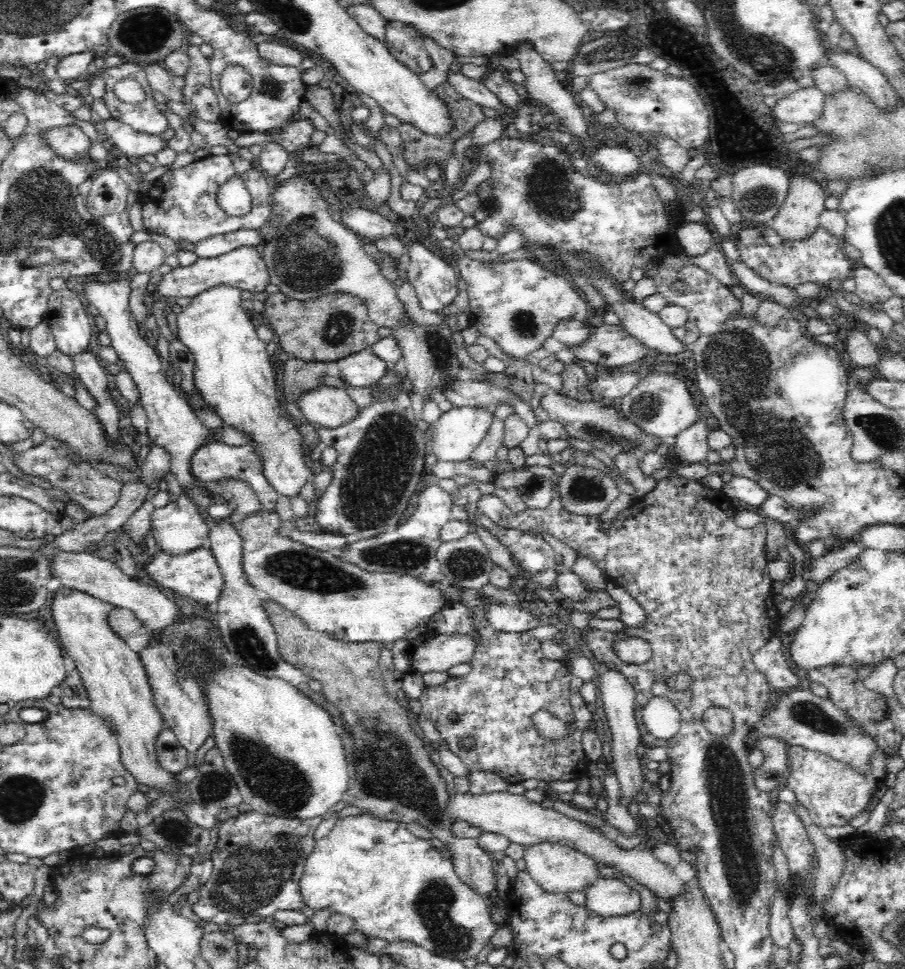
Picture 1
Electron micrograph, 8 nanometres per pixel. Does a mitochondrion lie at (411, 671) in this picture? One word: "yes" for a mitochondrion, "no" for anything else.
no

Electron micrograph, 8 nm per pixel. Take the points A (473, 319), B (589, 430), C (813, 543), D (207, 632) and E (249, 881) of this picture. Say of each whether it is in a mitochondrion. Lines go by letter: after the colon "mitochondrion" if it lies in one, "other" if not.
A: other
B: mitochondrion
C: other
D: mitochondrion
E: mitochondrion

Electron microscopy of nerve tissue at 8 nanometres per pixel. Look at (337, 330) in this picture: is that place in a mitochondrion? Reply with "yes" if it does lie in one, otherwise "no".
yes

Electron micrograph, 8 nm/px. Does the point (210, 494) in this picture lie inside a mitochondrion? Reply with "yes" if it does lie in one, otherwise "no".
no

